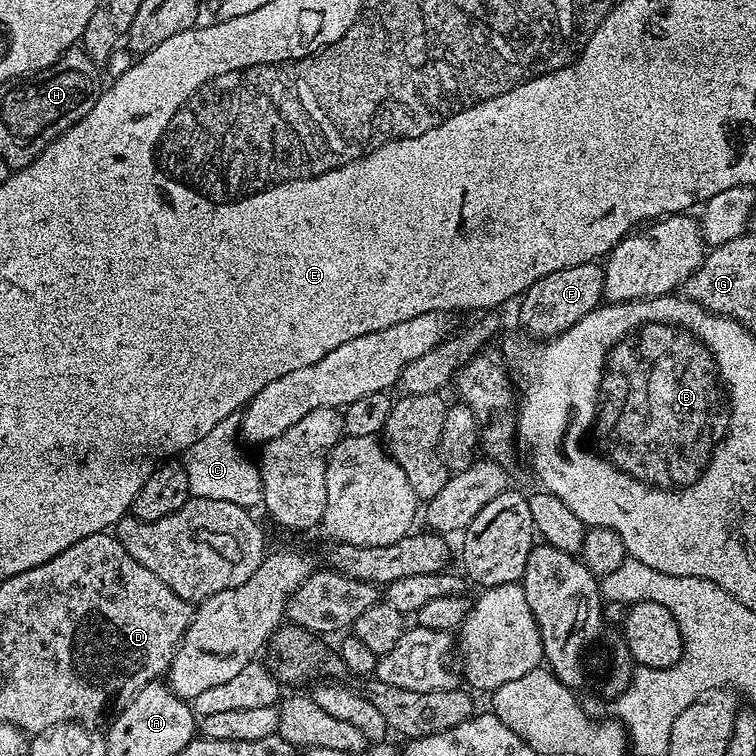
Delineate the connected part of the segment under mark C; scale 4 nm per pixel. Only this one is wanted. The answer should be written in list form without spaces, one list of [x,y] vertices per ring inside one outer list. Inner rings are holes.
[[[231,416],[230,418],[226,418],[222,422],[218,422],[218,426],[214,426],[214,430],[210,430],[210,434],[206,434],[206,438],[198,438],[198,442],[194,442],[194,446],[190,446],[182,453],[182,463],[184,469],[186,470],[186,482],[190,482],[190,490],[192,491],[192,496],[197,496],[198,498],[218,498],[222,502],[234,502],[238,506],[242,506],[243,508],[249,510],[256,510],[263,505],[264,495],[262,494],[262,478],[260,477],[259,467],[255,463],[252,464],[250,461],[244,457],[244,452],[242,449],[236,445],[236,436],[238,440],[238,433],[240,432],[240,422],[236,416]]]

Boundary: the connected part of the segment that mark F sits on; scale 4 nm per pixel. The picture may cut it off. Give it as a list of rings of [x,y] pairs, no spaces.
[[[603,263],[566,266],[566,270],[554,270],[554,274],[546,274],[546,278],[538,278],[534,286],[526,289],[524,295],[519,297],[520,309],[517,310],[516,316],[533,341],[547,342],[552,337],[560,336],[566,330],[570,330],[574,322],[586,318],[586,314],[600,307],[603,300]]]

